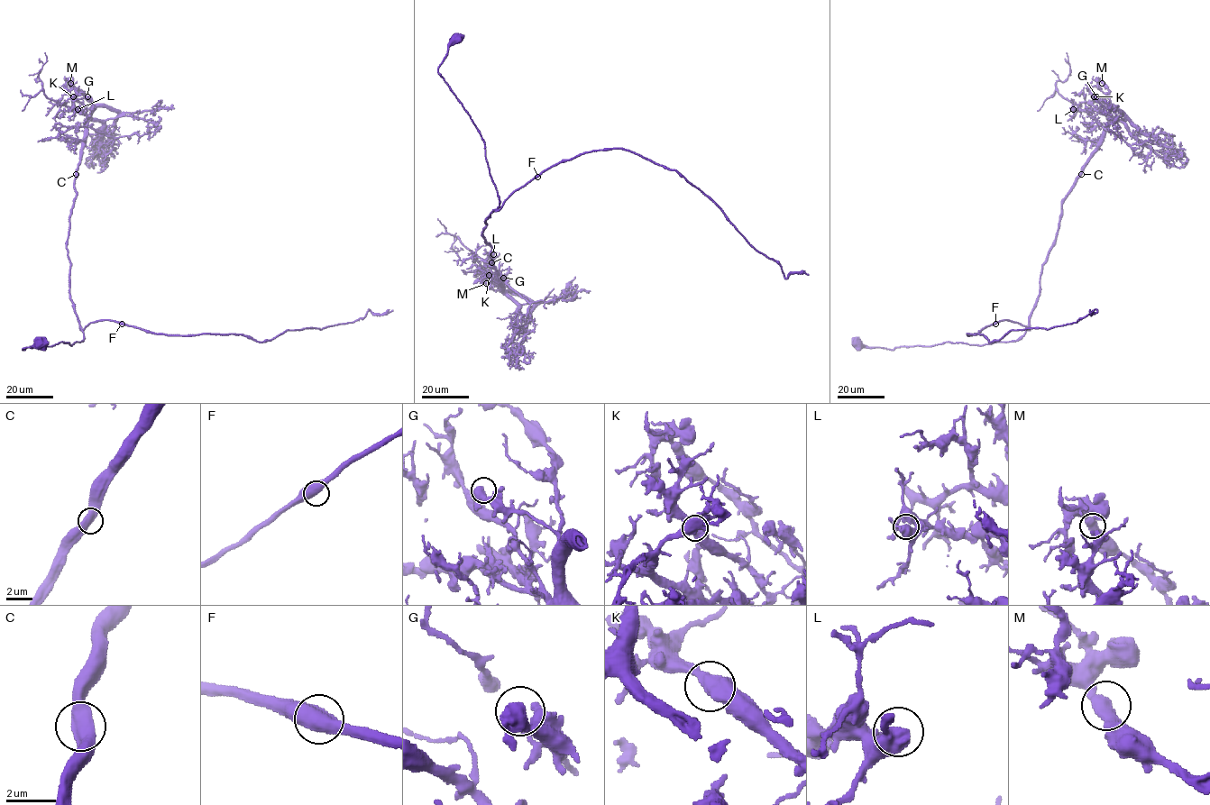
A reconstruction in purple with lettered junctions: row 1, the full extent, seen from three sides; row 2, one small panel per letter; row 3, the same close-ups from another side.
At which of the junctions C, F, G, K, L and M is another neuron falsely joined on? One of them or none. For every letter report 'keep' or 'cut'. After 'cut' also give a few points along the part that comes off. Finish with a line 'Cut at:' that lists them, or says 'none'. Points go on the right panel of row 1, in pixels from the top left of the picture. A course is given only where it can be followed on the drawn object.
C: keep
F: keep
G: keep
K: keep
L: keep
M: keep
Cut at: none

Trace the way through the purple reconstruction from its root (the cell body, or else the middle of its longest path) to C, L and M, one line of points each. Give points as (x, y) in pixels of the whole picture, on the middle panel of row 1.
C: (454, 38), (438, 72), (484, 143), (499, 199), (499, 206), (487, 217), (481, 232), (491, 247), (491, 262)
L: (454, 38), (438, 72), (484, 143), (499, 206), (481, 234), (503, 288), (484, 266), (493, 254)
M: (454, 38), (438, 72), (484, 143), (499, 206), (481, 234), (508, 291), (486, 283)

